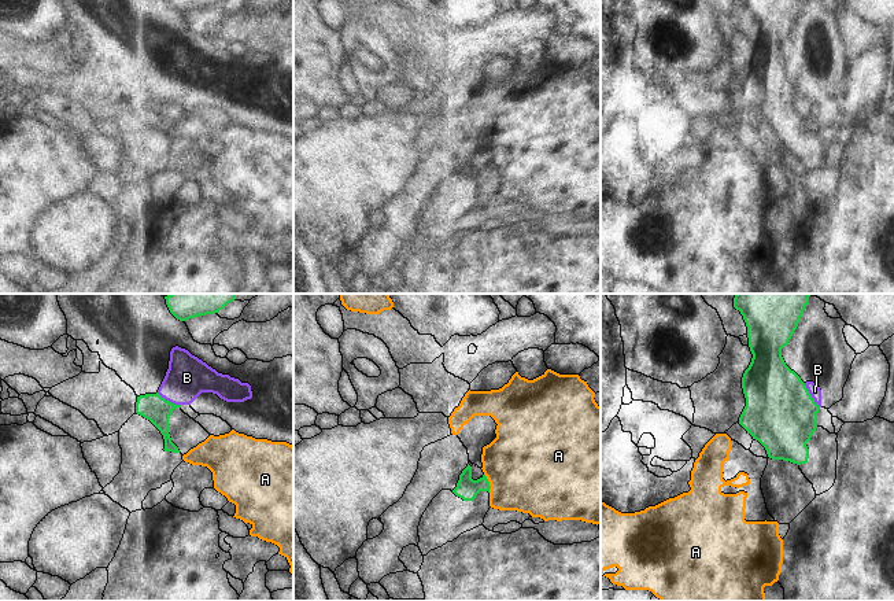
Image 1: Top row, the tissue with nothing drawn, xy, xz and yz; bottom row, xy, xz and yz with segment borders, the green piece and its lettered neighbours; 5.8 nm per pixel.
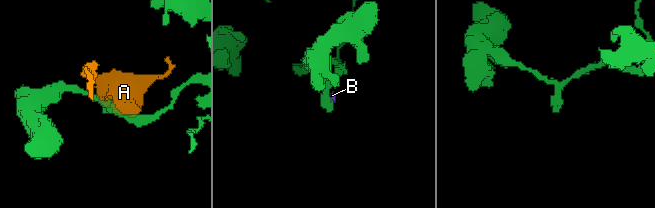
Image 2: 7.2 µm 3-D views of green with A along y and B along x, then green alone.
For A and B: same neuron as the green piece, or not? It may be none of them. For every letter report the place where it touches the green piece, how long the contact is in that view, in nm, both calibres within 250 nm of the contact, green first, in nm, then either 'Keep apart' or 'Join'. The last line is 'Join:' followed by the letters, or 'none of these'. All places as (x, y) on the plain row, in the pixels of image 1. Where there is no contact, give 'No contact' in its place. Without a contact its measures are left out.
A: Touches green at xz (488, 176). Shared border 120 nm. Thickness 130 nm (green) against 500 nm. Keep apart
B: Touches green at yz (811, 88). Shared border 170 nm. Thickness 420 nm (green) against 70 nm. Keep apart
Join: none of these.

